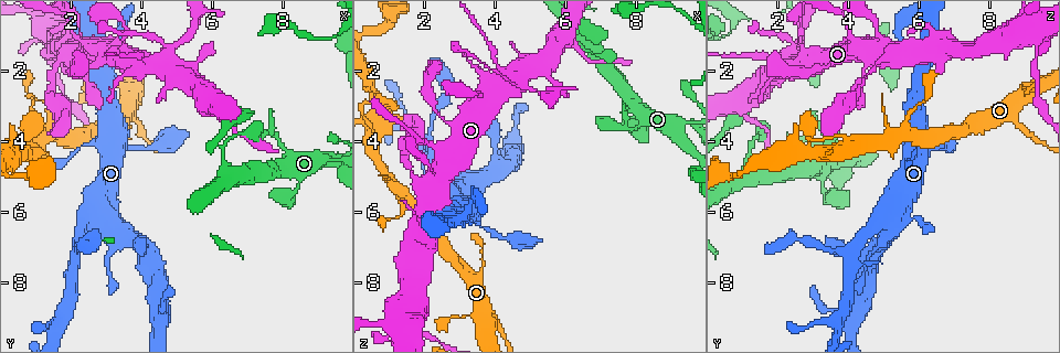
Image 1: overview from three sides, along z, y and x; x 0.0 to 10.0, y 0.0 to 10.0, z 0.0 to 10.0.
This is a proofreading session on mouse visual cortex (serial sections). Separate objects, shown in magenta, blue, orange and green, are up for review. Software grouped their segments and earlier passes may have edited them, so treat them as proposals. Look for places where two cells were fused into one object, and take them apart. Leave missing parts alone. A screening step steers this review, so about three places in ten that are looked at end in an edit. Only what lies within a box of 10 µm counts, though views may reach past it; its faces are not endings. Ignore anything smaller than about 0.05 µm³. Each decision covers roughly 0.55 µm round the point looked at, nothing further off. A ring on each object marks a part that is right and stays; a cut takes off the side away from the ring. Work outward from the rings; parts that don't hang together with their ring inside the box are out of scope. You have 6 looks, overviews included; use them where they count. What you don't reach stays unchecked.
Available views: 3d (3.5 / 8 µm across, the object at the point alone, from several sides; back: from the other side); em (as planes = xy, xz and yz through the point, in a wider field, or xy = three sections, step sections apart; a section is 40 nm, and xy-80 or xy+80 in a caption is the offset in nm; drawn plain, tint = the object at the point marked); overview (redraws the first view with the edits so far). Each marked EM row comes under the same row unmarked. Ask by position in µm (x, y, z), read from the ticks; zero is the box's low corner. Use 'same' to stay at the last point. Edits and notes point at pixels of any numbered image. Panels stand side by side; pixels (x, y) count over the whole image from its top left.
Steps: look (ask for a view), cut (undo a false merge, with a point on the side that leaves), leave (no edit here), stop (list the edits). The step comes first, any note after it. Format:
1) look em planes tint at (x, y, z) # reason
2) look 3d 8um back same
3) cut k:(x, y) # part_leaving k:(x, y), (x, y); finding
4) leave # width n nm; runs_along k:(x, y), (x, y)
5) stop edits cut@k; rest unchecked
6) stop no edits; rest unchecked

look 3d 8um at (1.45, 3.85, 5.55) # small branch off a trunk

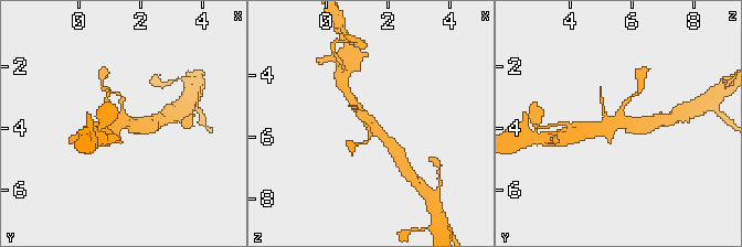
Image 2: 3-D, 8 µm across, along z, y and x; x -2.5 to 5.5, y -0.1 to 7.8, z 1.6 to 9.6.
look 3d 3.5um same

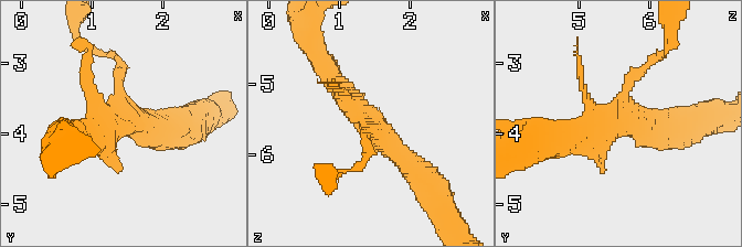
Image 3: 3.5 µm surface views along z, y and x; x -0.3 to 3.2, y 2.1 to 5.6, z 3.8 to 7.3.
look em xy step 3 tint at (1.45, 3.80, 5.65) # need the tissue

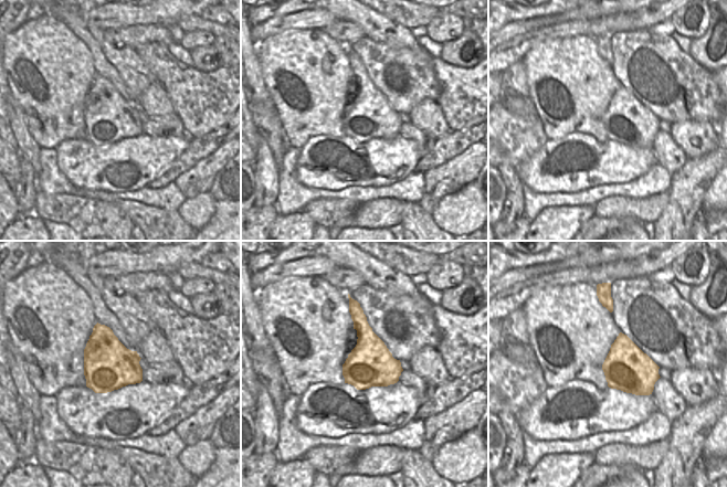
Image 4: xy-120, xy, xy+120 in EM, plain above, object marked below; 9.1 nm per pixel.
leave # runs_along 3:(422, 182), (364, 122), (331, 74); continuous, no second cell

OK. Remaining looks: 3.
look 3d 8um at (7.85, 3.75, 3.65) # abrupt turn

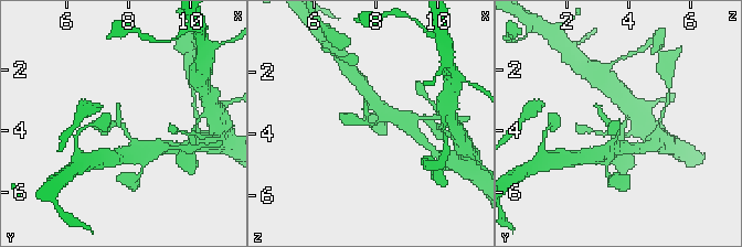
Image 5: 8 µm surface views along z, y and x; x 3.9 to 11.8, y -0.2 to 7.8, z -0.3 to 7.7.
look em xy step 1 tint same # now the EM

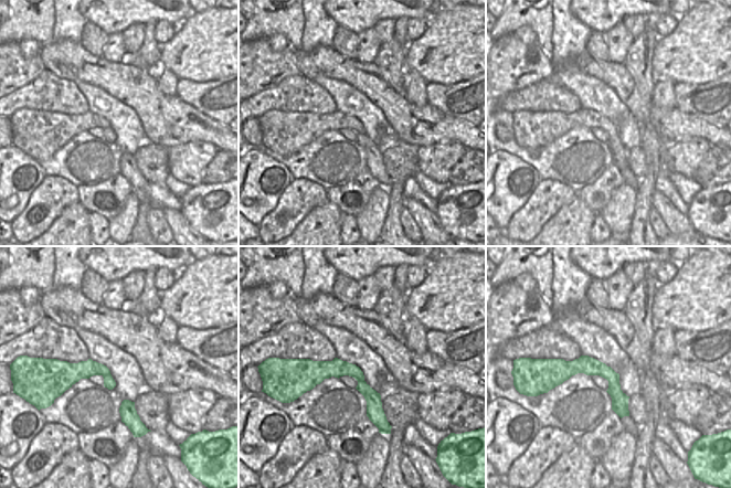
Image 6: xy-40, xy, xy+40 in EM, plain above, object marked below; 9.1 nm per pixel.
leave # runs_along 6:(305, 361), (350, 369), (384, 423); one cell here

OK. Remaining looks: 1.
look 3d 3.5um at (4.75, 1.50, 2.30) # sharp bend

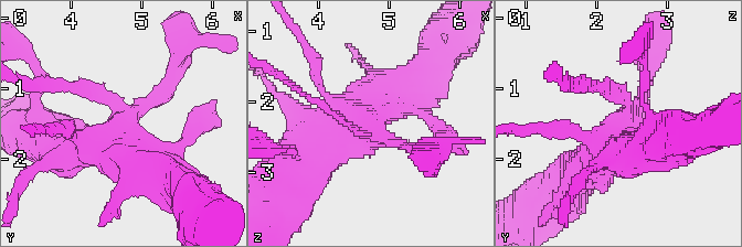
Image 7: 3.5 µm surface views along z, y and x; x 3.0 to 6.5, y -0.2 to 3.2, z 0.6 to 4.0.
cut 7:(85, 88) # part_leaving 7:(112, 100), (67, 83), (30, 86); a second cell is stuck on

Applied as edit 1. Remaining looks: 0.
stop edits cut@7; rest unchecked

